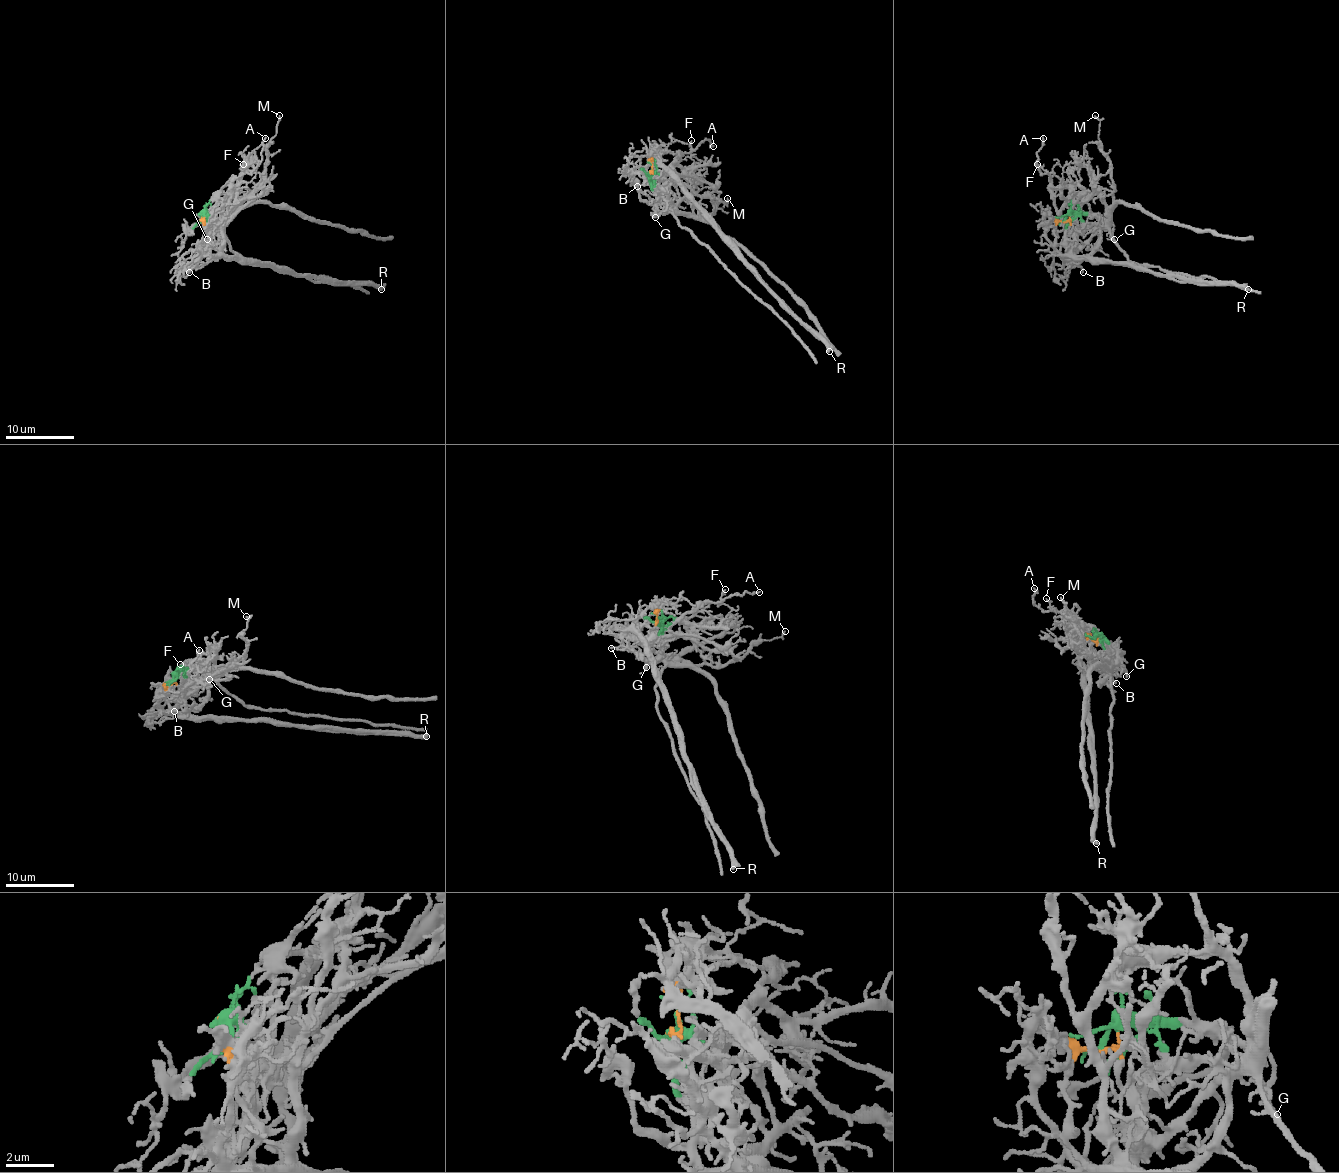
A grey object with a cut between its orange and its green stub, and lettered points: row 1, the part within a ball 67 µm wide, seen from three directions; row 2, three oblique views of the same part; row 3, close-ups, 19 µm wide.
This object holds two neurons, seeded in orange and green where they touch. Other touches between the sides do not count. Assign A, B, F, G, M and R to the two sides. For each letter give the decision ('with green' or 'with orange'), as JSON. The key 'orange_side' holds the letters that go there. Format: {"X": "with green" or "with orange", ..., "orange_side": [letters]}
{"A": "with orange", "B": "with green", "F": "with orange", "G": "with green", "M": "with green", "R": "with orange", "orange_side": ["A", "F", "R"]}

